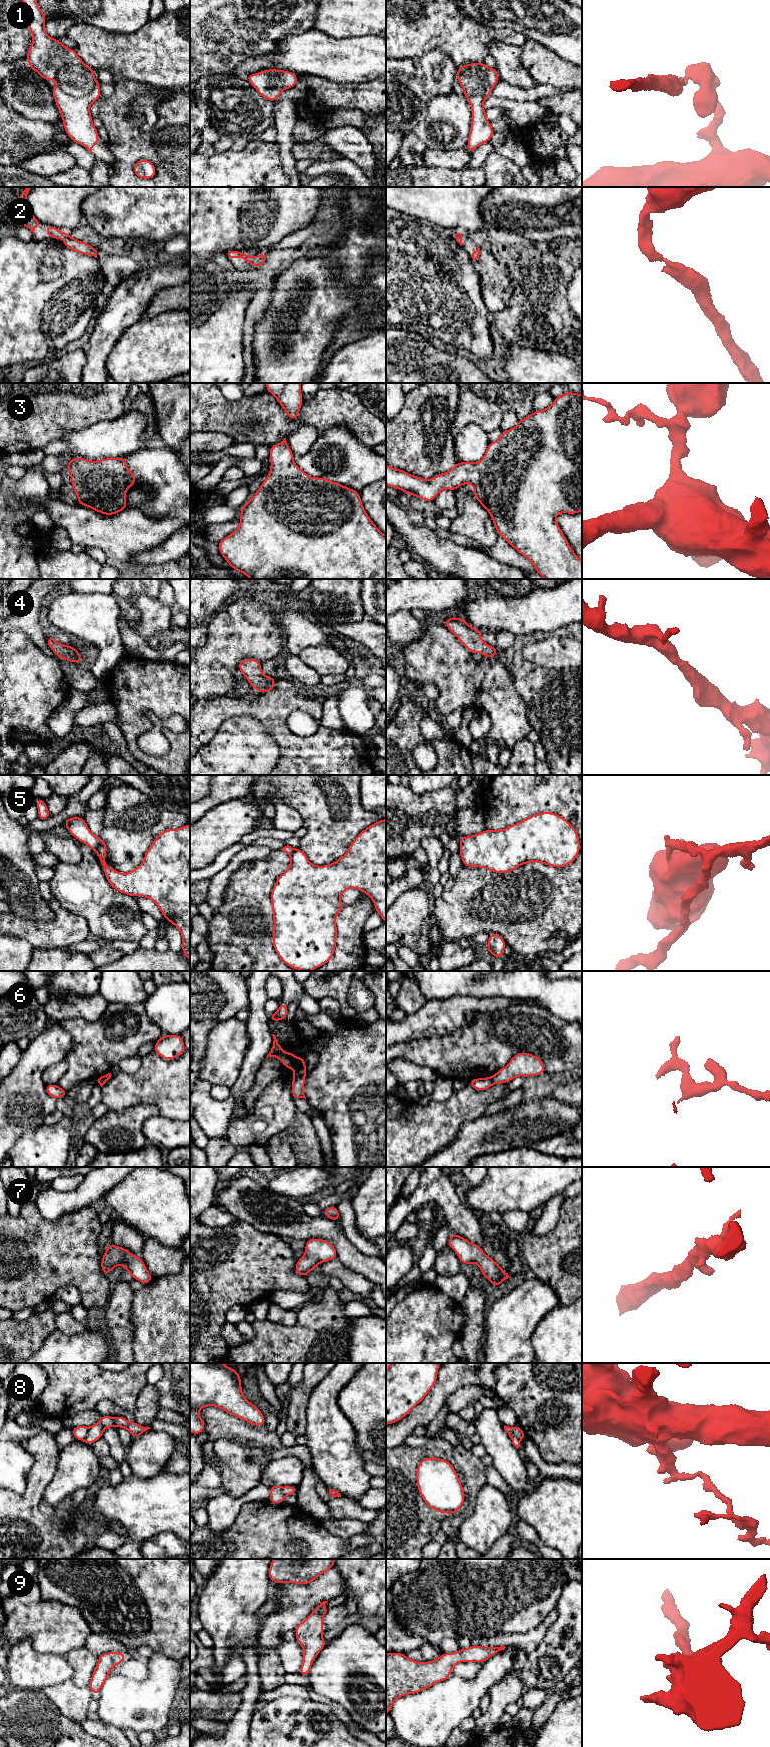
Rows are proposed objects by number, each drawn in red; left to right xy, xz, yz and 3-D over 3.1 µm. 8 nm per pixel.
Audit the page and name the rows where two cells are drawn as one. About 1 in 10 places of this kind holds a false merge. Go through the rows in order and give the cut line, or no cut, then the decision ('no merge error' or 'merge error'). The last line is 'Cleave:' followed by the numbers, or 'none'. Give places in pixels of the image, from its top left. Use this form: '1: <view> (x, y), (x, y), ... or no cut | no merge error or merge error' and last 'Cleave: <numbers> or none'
1: no cut | no merge error
2: no cut | no merge error
3: no cut | no merge error
4: no cut | no merge error
5: xy (100, 838), (94, 849) | merge error
6: xz (304, 1075), (294, 1077) | merge error
7: no cut | no merge error
8: xy (89, 1428), (83, 1440) | merge error
9: no cut | no merge error
Cleave: 5, 6, 8

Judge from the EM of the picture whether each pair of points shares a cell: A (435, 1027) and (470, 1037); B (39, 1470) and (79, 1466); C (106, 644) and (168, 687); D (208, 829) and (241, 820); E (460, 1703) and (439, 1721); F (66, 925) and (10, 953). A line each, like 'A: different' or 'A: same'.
A: different
B: different
C: different
D: same
E: same
F: different

